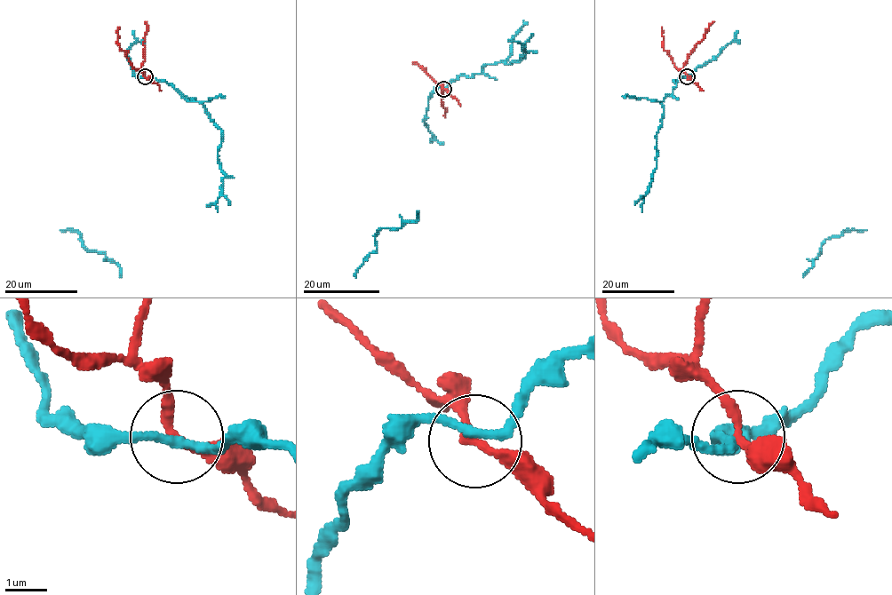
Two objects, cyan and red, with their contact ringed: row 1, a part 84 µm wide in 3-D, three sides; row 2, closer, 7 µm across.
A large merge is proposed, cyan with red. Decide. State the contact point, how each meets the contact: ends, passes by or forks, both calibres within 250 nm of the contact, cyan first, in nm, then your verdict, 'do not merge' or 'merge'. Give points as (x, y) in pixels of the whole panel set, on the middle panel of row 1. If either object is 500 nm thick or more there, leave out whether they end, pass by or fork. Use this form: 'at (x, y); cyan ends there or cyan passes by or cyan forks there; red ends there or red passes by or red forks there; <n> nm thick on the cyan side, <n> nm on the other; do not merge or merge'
at (443, 89); cyan passes by; red passes by; 200 nm thick on the cyan side, 220 nm on the other; do not merge

